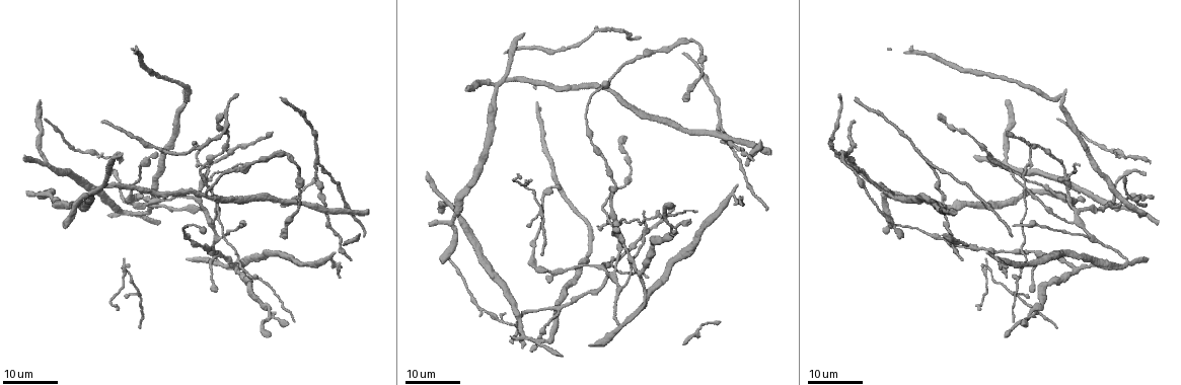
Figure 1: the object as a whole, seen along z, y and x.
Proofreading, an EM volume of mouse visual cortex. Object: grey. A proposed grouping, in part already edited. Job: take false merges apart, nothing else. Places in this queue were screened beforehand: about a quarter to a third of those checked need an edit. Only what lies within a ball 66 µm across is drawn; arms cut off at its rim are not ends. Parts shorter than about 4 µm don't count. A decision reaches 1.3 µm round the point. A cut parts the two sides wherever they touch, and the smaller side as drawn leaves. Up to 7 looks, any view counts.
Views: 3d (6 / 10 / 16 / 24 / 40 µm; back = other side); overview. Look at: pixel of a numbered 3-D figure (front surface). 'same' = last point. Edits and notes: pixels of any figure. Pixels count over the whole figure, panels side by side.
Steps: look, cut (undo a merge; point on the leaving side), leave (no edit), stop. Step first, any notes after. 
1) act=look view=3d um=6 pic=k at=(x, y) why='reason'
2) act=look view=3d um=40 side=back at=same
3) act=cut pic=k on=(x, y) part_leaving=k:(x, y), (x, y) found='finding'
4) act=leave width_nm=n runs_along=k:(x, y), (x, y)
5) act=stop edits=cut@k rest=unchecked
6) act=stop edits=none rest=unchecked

act=look view=3d um=24 pic=1 at=(1024, 187) why='looks like a crossing'

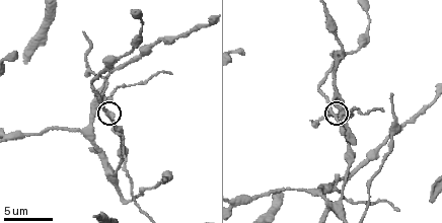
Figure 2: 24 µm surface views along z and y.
act=look view=3d um=6 pic=2 at=(109, 113)

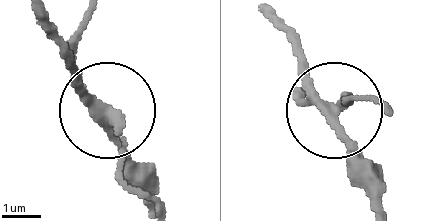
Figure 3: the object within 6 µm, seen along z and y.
act=cut pic=3 on=(124, 153) side_arm_um=26 part_leaving=3:(96, 105), (116, 132), (125, 180), (151, 200) found='two neurons meet here'

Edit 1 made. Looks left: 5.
act=look view=overview

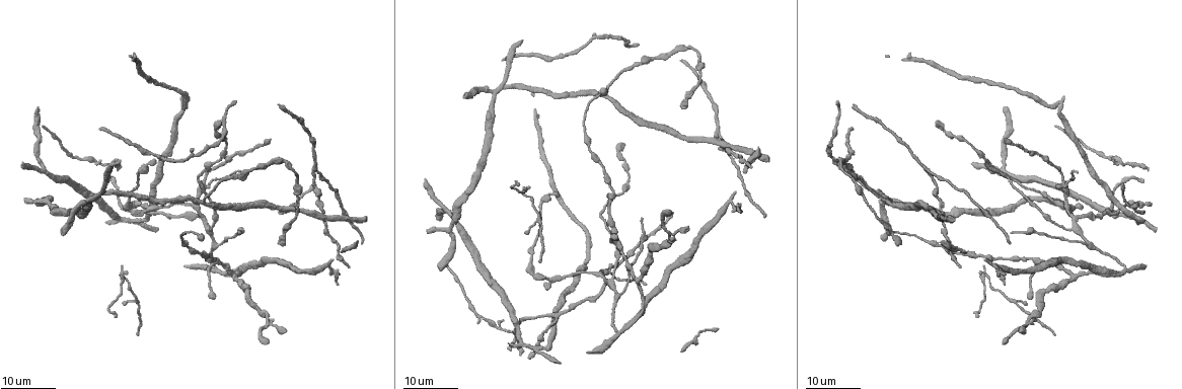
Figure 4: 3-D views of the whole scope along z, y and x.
act=look view=3d um=16 pic=4 at=(985, 275) why='looks like a crossing'

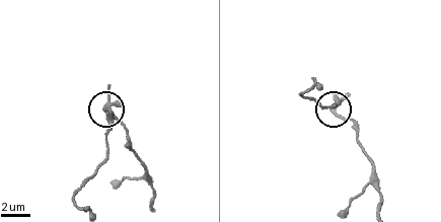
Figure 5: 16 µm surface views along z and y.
act=look view=3d um=6 pic=5 at=(334, 111) why='zoom in'

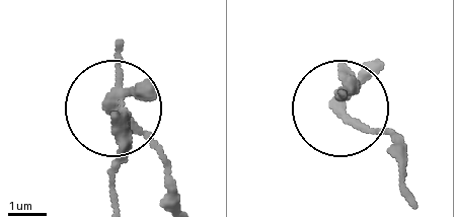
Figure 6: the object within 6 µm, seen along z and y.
act=leave side_arm_um=10 found='all the same neuron'

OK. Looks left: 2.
act=look view=3d um=10 pic=2 at=(340, 201)

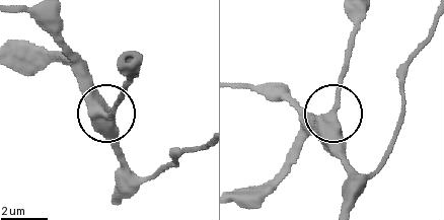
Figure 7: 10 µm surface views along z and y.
act=look view=3d um=6 pic=7 at=(105, 117)

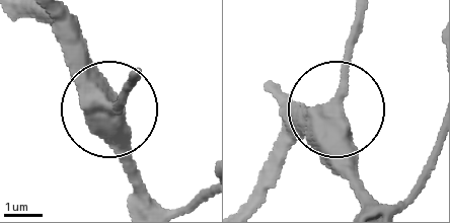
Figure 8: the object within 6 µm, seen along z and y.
act=leave side_arm_um=38 runs_along=8:(242, 204), (272, 155), (336, 106), (359, 13) found='continuous, no second neuron'

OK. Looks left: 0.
act=stop edits=cut@3 rest=unchecked

